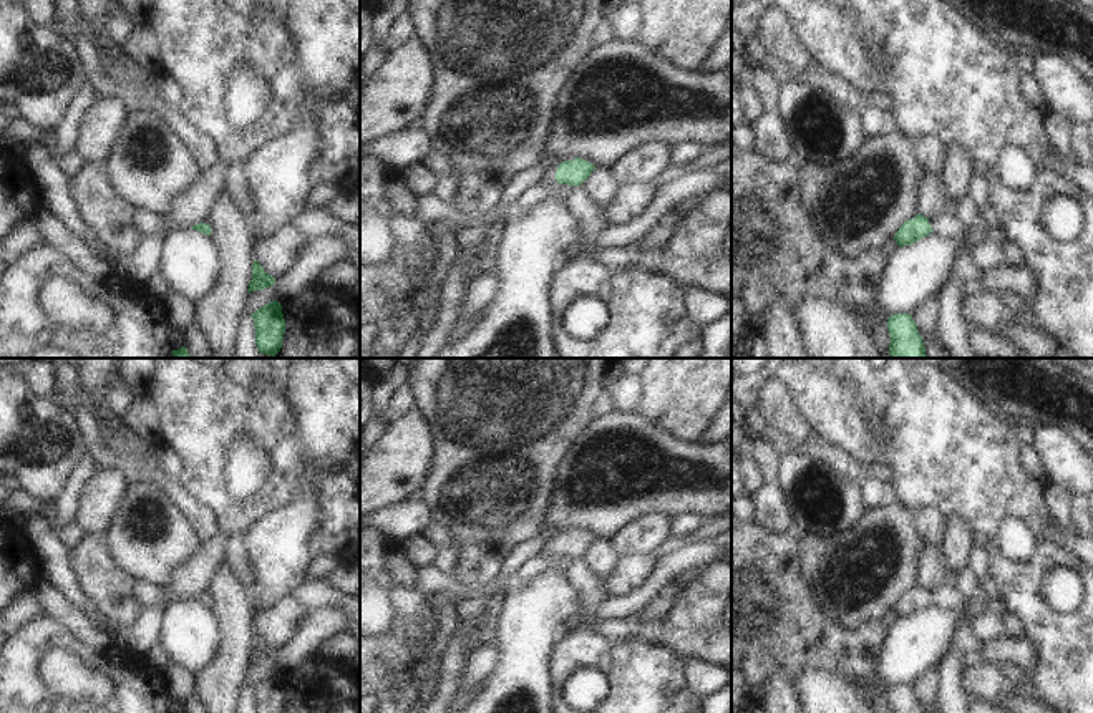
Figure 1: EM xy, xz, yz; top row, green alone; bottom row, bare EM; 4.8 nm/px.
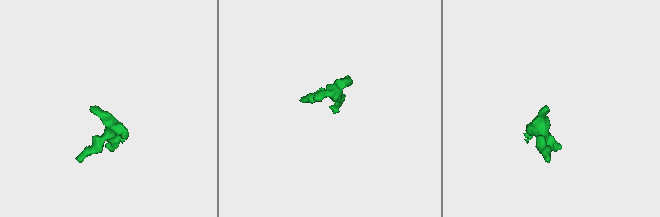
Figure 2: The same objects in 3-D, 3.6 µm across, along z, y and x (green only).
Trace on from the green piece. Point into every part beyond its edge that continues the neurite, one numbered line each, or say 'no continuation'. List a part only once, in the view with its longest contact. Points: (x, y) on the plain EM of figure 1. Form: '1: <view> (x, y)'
1: yz (947, 597)

